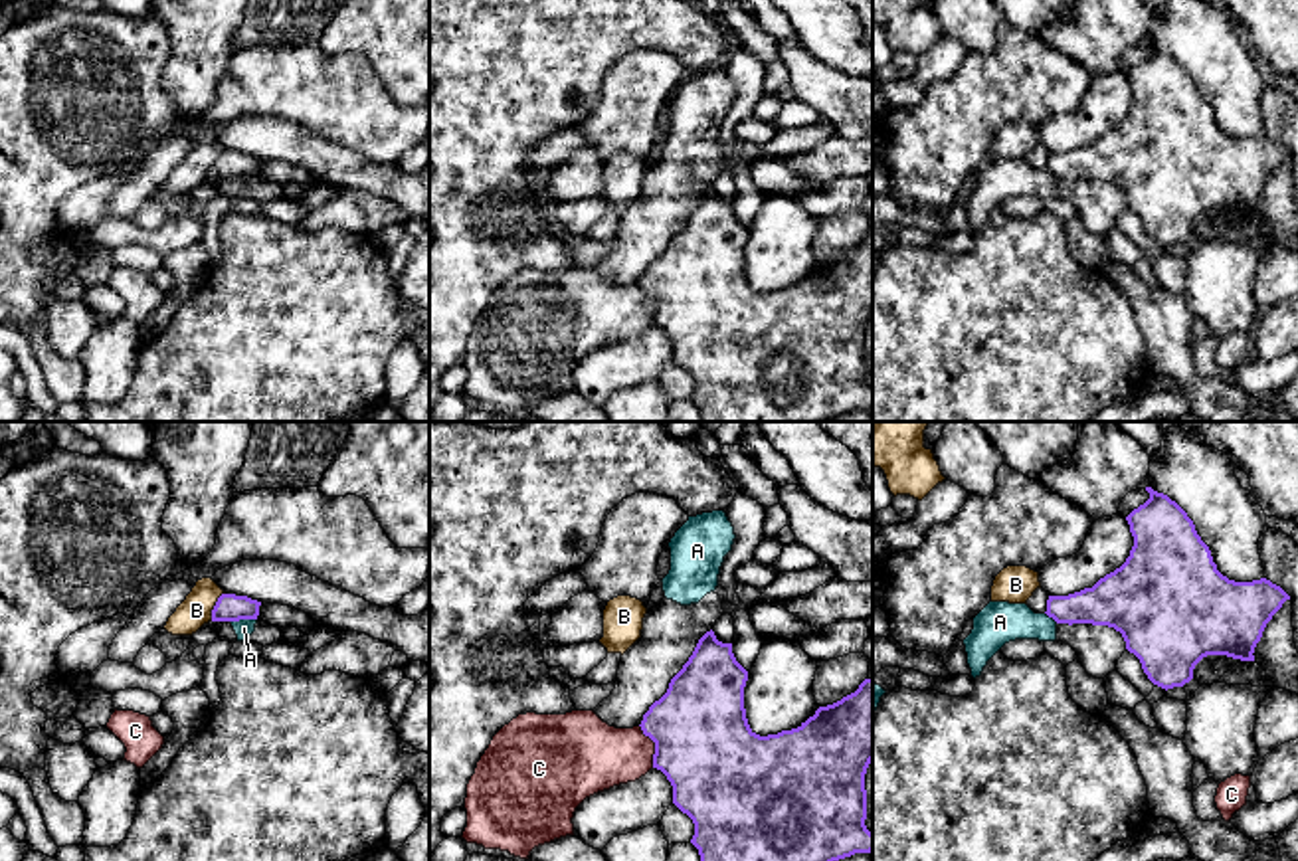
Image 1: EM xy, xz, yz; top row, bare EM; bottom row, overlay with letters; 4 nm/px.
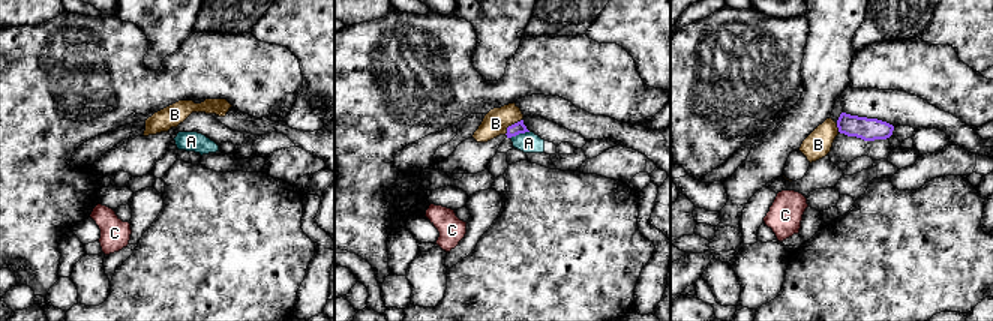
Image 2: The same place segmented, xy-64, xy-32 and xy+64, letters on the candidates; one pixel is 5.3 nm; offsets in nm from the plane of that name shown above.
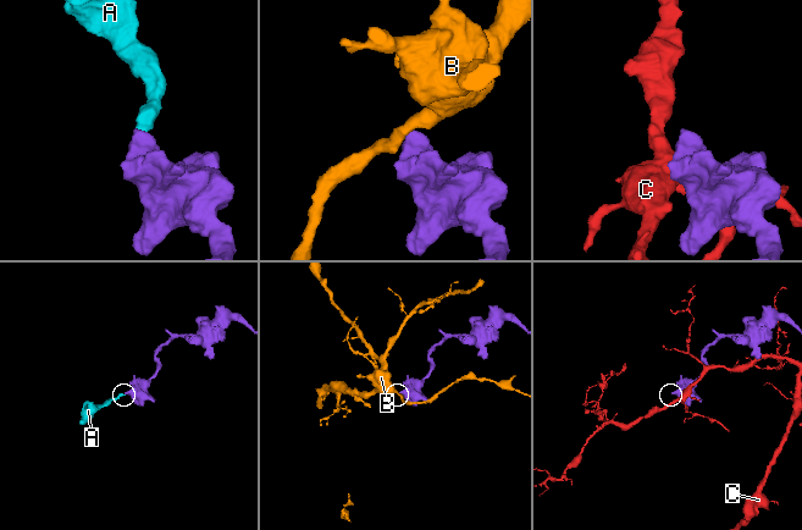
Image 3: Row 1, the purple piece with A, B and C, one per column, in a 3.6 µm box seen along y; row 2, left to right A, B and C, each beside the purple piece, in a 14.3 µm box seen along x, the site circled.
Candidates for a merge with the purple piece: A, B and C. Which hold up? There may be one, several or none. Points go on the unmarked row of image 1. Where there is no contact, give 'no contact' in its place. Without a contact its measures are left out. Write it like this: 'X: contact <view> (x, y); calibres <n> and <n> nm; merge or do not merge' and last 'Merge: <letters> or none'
A: contact xy (242, 175); calibres 110 and 80 nm; do not merge
B: contact xy (214, 163); calibres 110 and 130 nm; do not merge
C: contact xz (655, 303); calibres 400 and 280 nm; do not merge
Merge: none

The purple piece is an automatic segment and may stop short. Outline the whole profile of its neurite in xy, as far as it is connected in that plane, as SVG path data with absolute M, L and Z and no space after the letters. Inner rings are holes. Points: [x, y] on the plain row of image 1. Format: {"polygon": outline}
{"polygon": "M222 150L212 166L212 178L257 176L261 158L247 152Z"}

